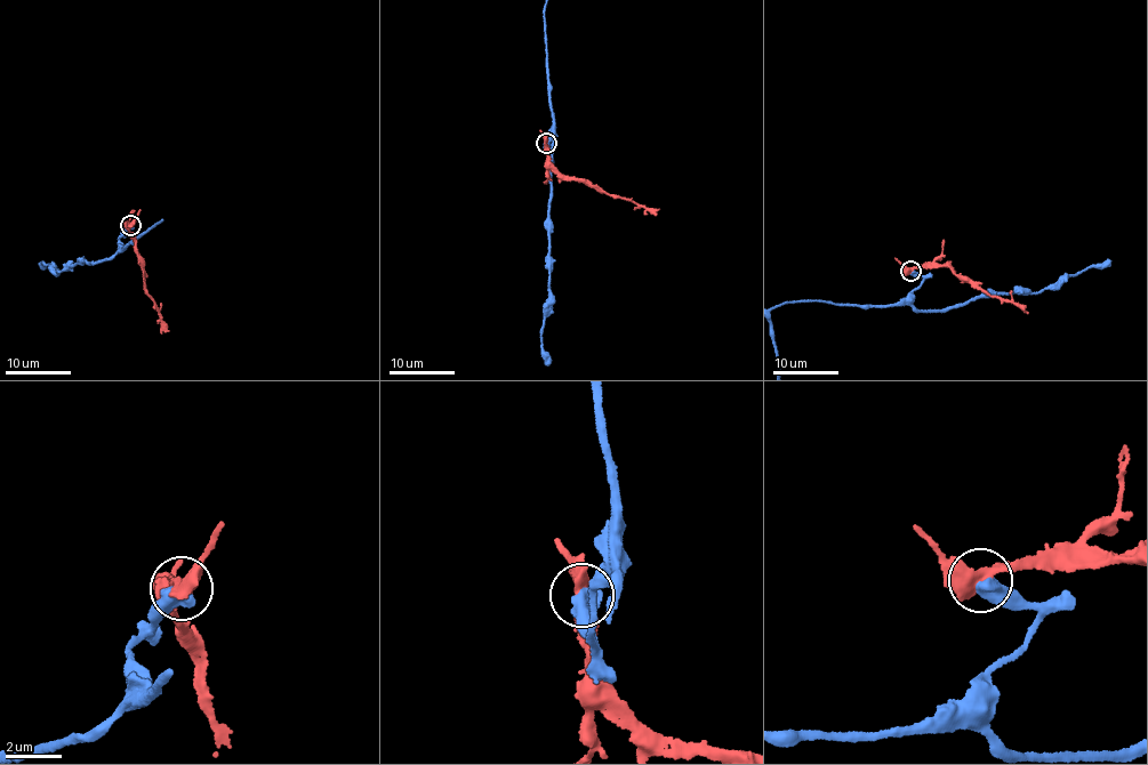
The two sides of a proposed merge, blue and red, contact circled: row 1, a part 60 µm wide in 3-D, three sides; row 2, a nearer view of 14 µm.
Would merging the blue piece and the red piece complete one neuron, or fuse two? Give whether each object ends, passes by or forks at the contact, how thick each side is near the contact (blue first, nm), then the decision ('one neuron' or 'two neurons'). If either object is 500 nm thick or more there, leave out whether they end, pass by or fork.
600 nm thick on the blue side, 460 nm on the other; two neurons

